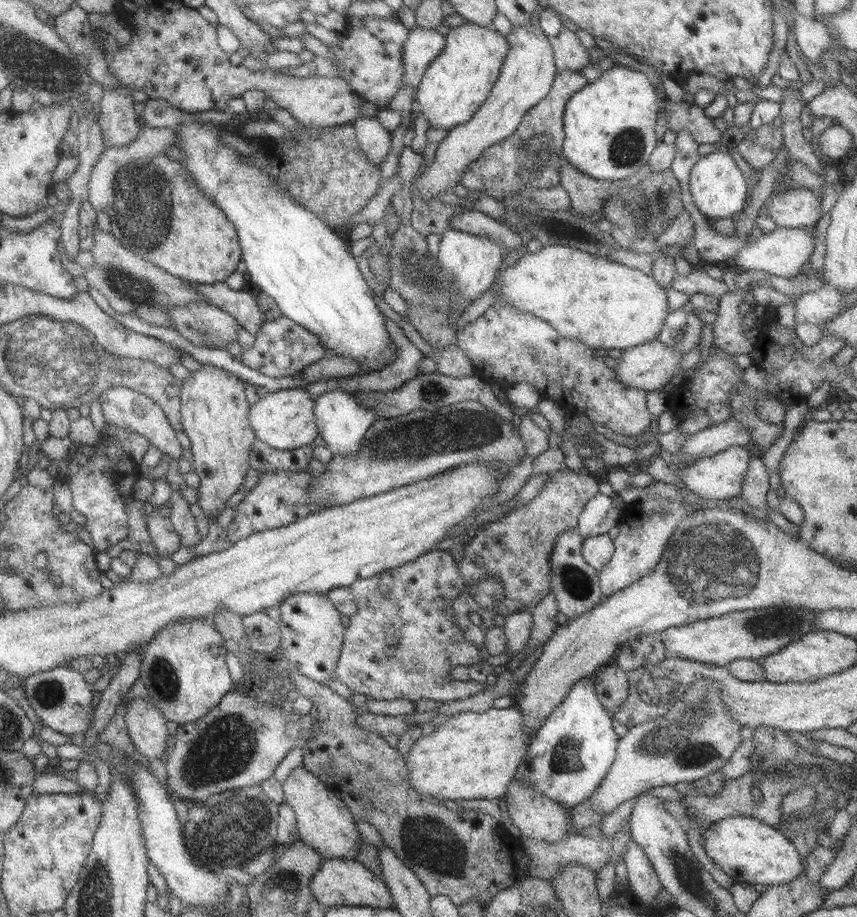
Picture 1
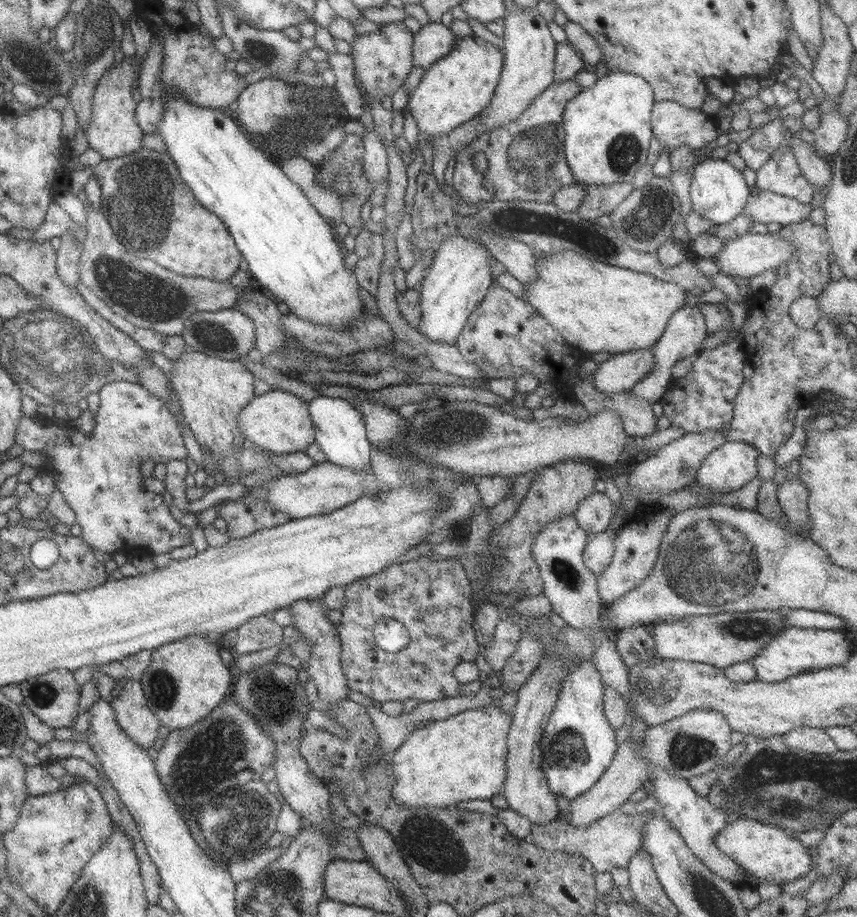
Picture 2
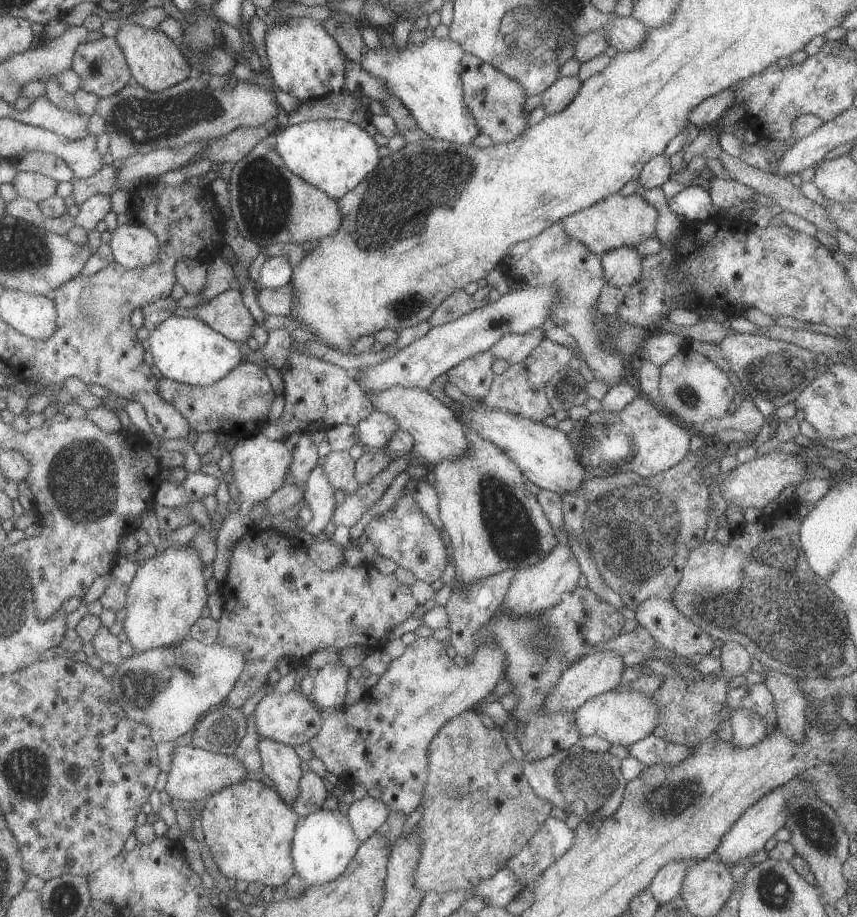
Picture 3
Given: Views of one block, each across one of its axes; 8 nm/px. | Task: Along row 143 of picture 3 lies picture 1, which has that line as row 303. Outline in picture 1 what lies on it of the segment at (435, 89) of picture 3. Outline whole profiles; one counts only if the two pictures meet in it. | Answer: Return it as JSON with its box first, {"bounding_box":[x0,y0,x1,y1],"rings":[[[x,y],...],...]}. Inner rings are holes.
{"bounding_box":[437,228,506,327],"rings":[[[452,228],[445,230],[441,235],[437,258],[441,268],[454,276],[454,286],[458,292],[456,307],[452,307],[452,311],[446,314],[448,322],[454,327],[470,302],[482,297],[482,292],[486,292],[495,284],[496,276],[506,254],[501,244],[498,244],[496,240],[486,238],[486,236],[471,235],[470,232],[462,232]]]}

